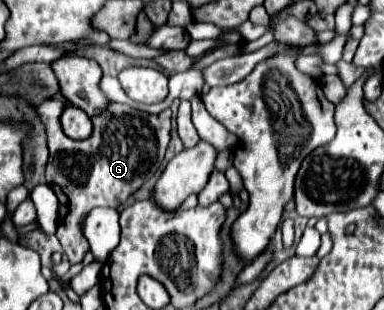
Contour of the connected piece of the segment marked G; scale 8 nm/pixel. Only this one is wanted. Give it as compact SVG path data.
M45 100L39 106L39 116L47 128L49 164L47 184L61 200L57 218L57 238L71 264L77 264L87 254L89 246L81 232L81 220L97 206L119 208L135 194L161 166L171 132L171 110L157 116L133 110L125 104L109 104L109 108L93 118L93 134L87 140L71 140L61 132L57 104Z

